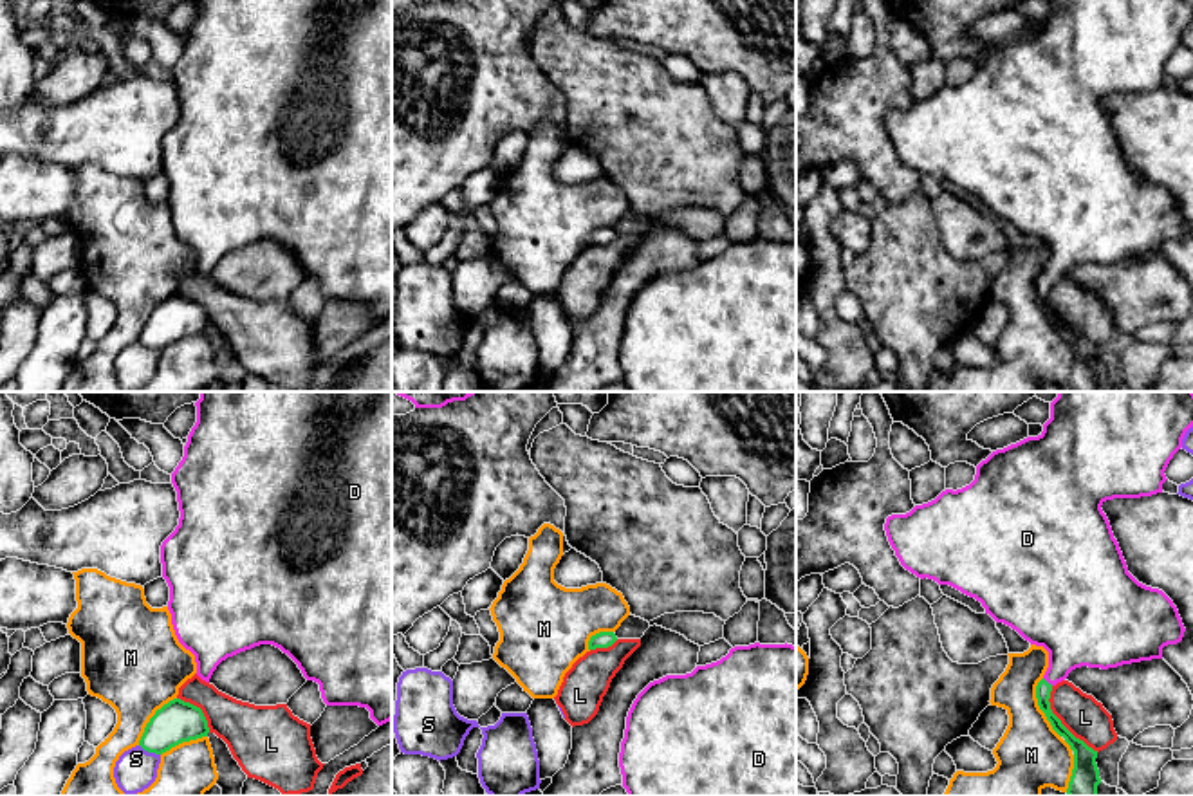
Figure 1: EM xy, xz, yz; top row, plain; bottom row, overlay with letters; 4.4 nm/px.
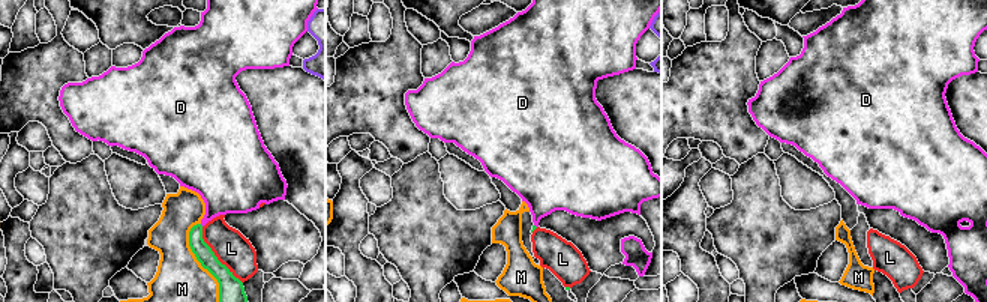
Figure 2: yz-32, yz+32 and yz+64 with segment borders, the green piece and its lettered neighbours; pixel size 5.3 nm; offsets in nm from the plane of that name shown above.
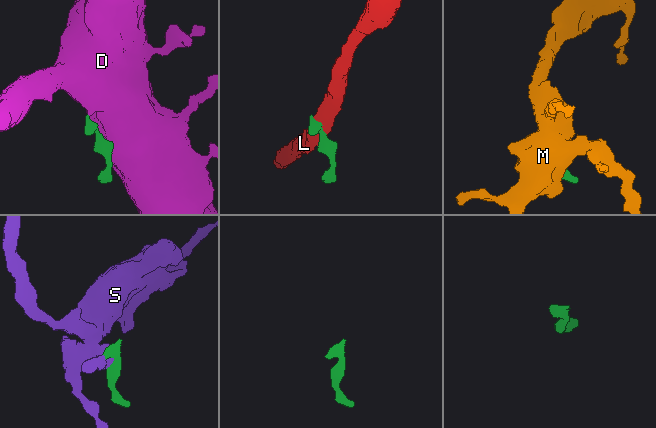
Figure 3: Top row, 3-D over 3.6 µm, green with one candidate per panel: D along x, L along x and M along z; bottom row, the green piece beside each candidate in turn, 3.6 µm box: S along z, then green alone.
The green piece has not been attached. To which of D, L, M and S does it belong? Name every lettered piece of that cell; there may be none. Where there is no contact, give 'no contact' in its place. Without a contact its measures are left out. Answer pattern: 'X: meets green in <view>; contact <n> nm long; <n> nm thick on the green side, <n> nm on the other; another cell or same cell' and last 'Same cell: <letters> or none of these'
D: meets green in yz; contact 60 nm long; 70 nm thick on the green side, 280 nm on the other; same cell
L: meets green in yz; contact 360 nm long; 120 nm thick on the green side, 180 nm on the other; another cell
M: meets green in yz; contact 280 nm long; 70 nm thick on the green side, 300 nm on the other; another cell
S: meets green in xy; contact 110 nm long; 190 nm thick on the green side, 190 nm on the other; another cell
Same cell: D

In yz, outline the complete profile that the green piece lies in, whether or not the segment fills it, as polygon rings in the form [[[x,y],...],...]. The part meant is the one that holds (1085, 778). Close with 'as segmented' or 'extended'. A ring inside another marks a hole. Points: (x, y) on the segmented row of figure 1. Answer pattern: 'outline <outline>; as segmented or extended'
outline [[[1058,392],[1050,403],[1050,419],[1038,437],[993,451],[976,466],[969,486],[946,489],[906,514],[888,516],[884,523],[888,541],[906,570],[975,597],[996,623],[1011,626],[1025,641],[1049,652],[1049,668],[1036,686],[1036,699],[1052,729],[1074,751],[1068,796],[1097,796],[1097,751],[1076,738],[1052,713],[1052,688],[1081,666],[1108,670],[1162,659],[1162,648],[1180,643],[1186,632],[1173,601],[1128,572],[1101,505],[1114,498],[1162,493],[1168,480],[1164,471],[1191,426],[1193,392]]]; extended

